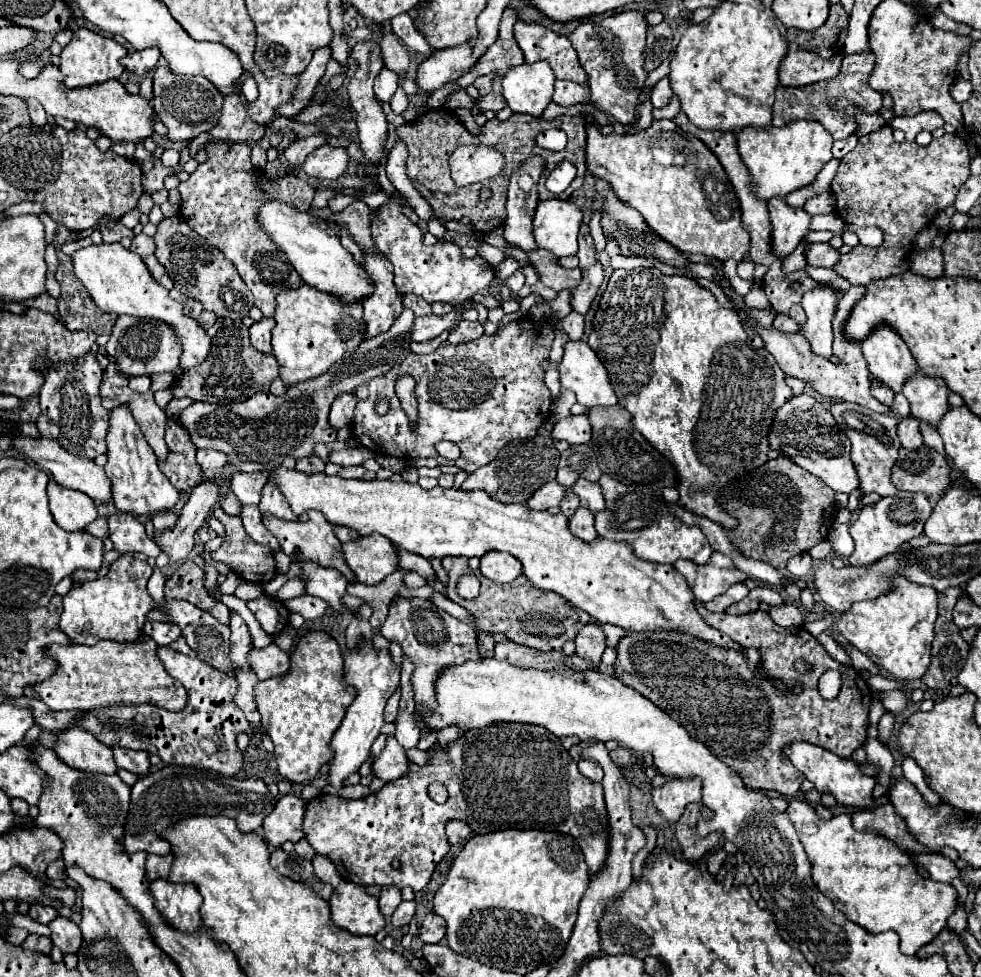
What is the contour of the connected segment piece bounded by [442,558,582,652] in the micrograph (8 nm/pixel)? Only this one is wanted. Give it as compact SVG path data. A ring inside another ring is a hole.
M442 558L442 568L448 572L446 596L470 612L470 616L474 618L474 630L498 632L516 644L550 652L562 650L564 642L574 640L582 628L578 614L564 598L560 598L560 594L538 590L524 576L520 576L512 584L496 584L484 578L480 570L472 570L468 566L468 558ZM464 574L474 574L480 580L480 594L474 600L464 600L456 594L456 582Z

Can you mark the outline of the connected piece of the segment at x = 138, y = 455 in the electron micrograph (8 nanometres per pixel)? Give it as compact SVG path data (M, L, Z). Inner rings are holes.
M118 406L110 412L110 430L106 436L108 464L104 466L112 482L112 500L120 512L134 514L140 518L152 518L158 512L172 510L178 502L178 490L160 472L156 454L148 446L140 426L136 424L128 406Z

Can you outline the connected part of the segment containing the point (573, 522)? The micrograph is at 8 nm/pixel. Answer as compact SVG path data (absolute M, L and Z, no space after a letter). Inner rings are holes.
M578 506L576 514L570 518L570 532L578 538L582 538L584 542L592 542L598 534L596 534L596 528L594 528L594 514L588 512L588 508L584 506Z

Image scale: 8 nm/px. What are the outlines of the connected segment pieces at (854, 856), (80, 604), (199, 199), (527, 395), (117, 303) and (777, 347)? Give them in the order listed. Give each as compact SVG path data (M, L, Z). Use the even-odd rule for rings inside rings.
M790 800L786 812L810 858L816 888L850 922L872 934L894 930L900 936L900 950L906 956L914 956L920 946L946 928L946 920L956 908L958 892L950 884L922 878L914 864L910 864L908 854L888 838L874 830L854 830L848 814L822 820L814 806L802 800Z
M125 553L110 566L110 572L96 580L72 587L64 596L64 612L60 616L60 630L76 644L94 646L92 640L116 640L132 642L140 636L140 626L146 622L146 614L154 610L154 602L146 592L146 582L152 576L152 568L142 562L134 564L132 553Z
M208 142L204 150L208 154L206 162L198 164L190 178L178 186L182 198L180 216L196 234L208 238L212 246L218 246L218 250L236 266L240 278L254 294L256 308L260 308L264 316L272 316L276 308L276 296L284 290L298 288L304 282L296 274L294 266L284 258L284 252L268 238L268 234L264 234L264 230L260 230L260 224L256 222L256 210L260 210L264 202L278 198L290 206L296 206L296 210L306 212L312 204L314 188L302 178L290 176L272 182L262 170L252 166L248 144Z
M512 320L506 326L500 326L490 336L480 336L478 340L466 344L442 344L430 356L410 354L390 372L370 378L368 382L354 388L354 396L358 400L354 408L352 430L356 440L372 450L374 454L390 454L402 460L408 458L436 458L438 464L454 464L460 470L472 474L476 468L490 464L496 454L514 438L532 438L538 434L538 428L550 418L552 412L552 394L544 384L542 360L548 358L554 340L554 326L548 321L537 321L528 324L530 320ZM400 374L410 374L416 380L416 398L418 398L418 428L412 430L408 424L408 416L404 414L400 400L392 400L394 382ZM378 398L390 402L390 412L386 416L378 416L374 412L374 404ZM440 440L454 442L460 448L460 458L454 462L444 460L434 450L434 444Z
M102 242L98 246L90 244L86 248L80 248L72 252L70 258L74 264L76 278L86 286L86 290L90 292L92 300L96 302L100 310L116 312L120 316L128 314L128 316L138 316L138 318L156 318L156 320L164 320L166 324L170 324L176 330L180 344L184 346L184 352L180 358L182 370L194 368L206 358L210 350L210 338L206 336L206 330L202 330L196 320L184 316L182 306L174 302L168 296L168 290L150 276L144 262L136 254L126 250L122 244Z
M850 286L848 292L844 292L842 300L840 300L840 306L836 310L836 318L834 318L834 354L840 358L840 364L834 366L830 360L824 360L816 354L812 354L812 348L808 346L808 340L796 332L796 334L786 334L786 332L780 332L776 330L774 326L770 328L762 328L744 308L738 308L734 302L732 302L732 310L736 310L740 314L740 320L746 322L750 328L754 328L754 332L764 340L764 348L774 356L776 364L784 370L786 376L794 376L798 380L804 380L808 382L820 396L826 396L826 398L838 398L838 400L846 400L846 402L854 402L854 404L860 404L860 406L866 406L874 412L880 412L880 414L888 414L888 416L894 416L898 420L902 420L894 410L882 406L880 402L876 402L870 394L870 372L868 372L868 364L862 356L862 350L860 350L860 344L856 342L850 342L844 334L842 334L842 328L844 328L844 322L852 310L852 306L864 296L864 286Z

